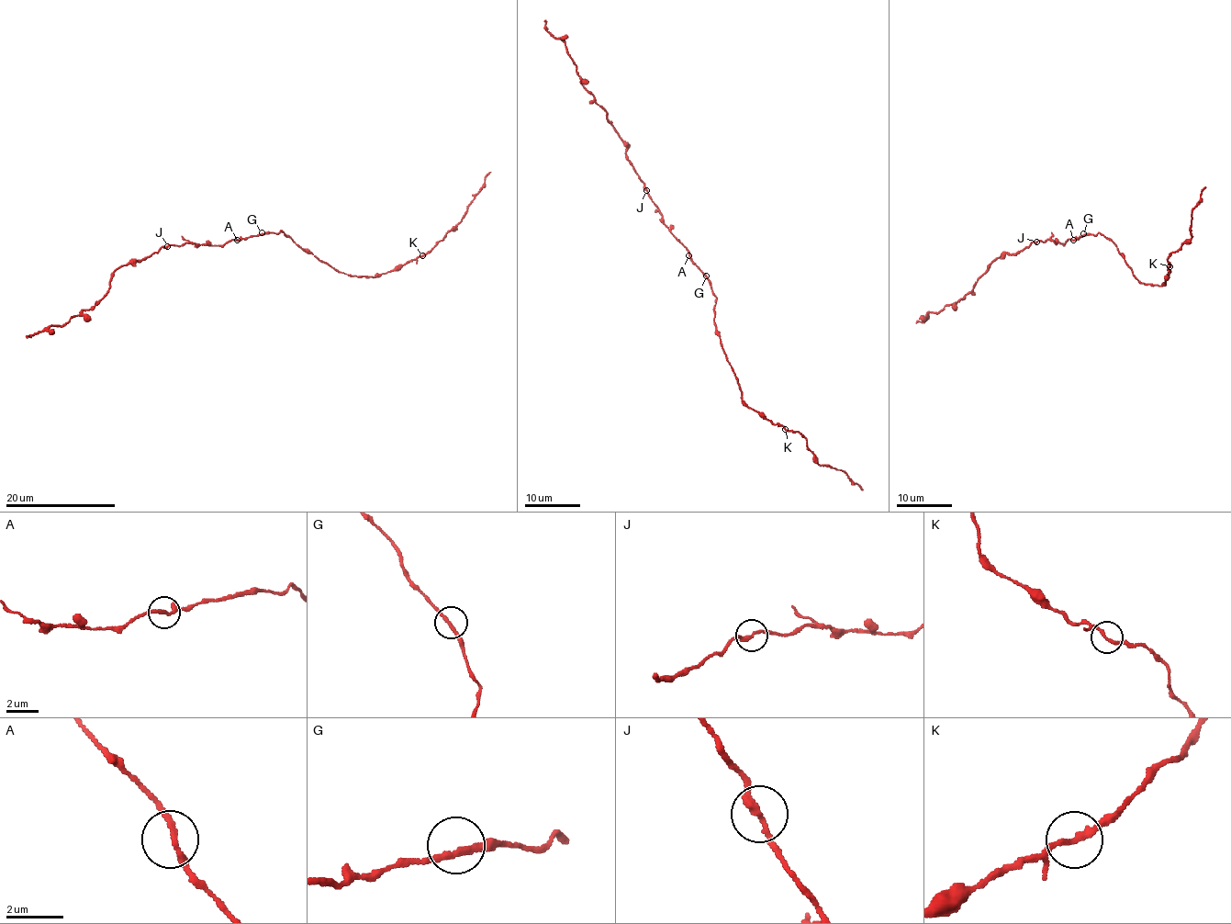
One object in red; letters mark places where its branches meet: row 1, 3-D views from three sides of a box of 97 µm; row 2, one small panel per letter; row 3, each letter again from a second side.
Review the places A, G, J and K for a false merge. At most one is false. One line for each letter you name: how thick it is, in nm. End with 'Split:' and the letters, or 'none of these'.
Split: none of these

